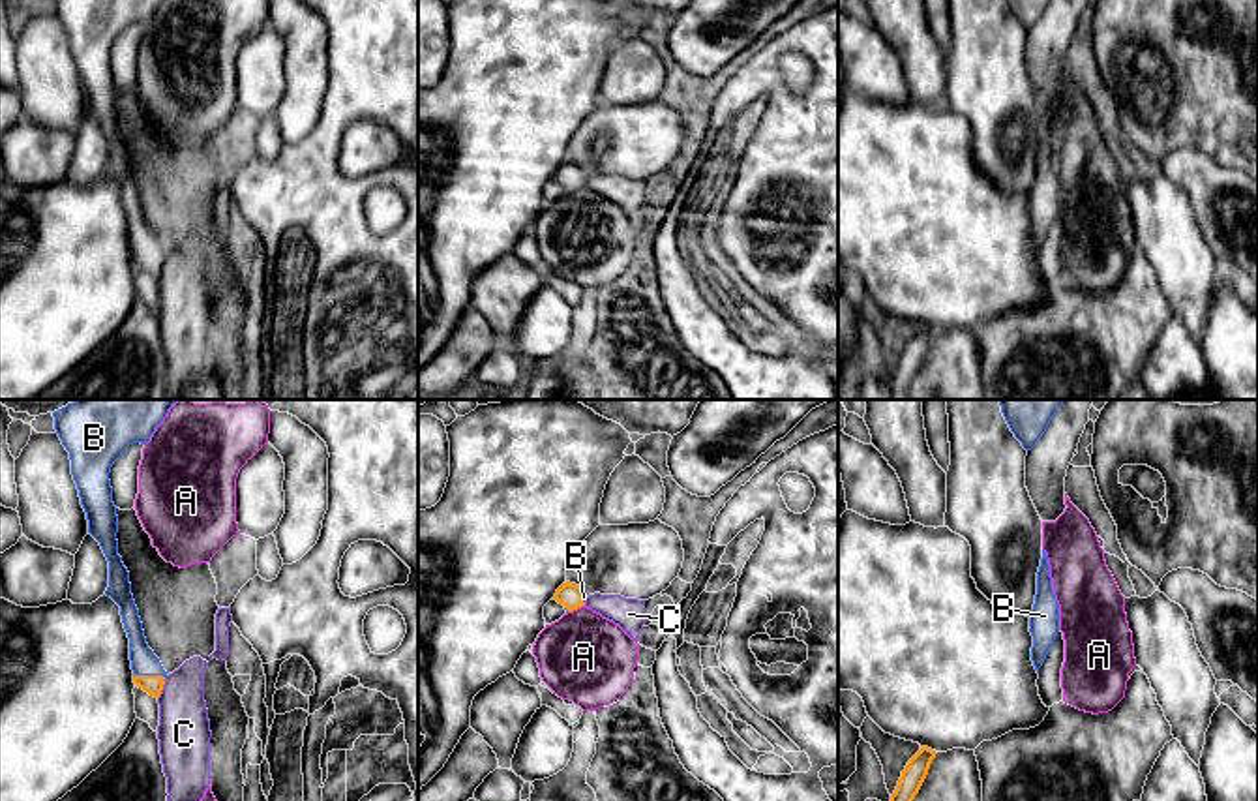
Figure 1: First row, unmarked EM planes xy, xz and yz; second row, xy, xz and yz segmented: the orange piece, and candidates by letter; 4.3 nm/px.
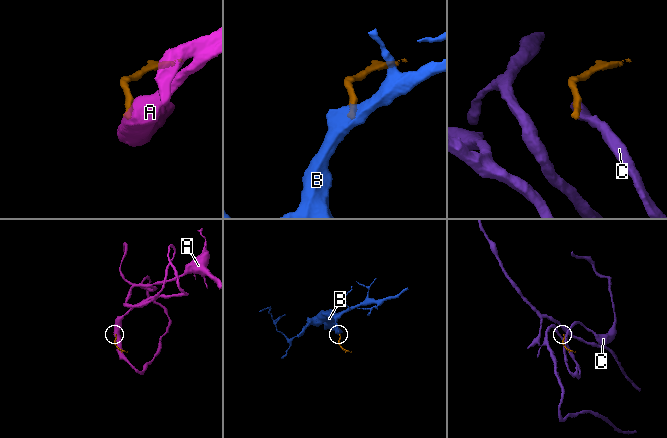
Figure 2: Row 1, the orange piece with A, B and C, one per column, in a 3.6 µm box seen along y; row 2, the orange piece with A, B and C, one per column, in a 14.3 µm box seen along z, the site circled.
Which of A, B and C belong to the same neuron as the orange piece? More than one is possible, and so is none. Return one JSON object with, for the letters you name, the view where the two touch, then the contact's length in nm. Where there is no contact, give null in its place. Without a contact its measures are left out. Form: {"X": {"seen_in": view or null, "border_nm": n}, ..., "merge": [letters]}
{"B": {"seen_in": "xy", "border_nm": 140}, "merge": ["B"]}

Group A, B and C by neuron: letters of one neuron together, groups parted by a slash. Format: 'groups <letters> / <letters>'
groups A C / B

